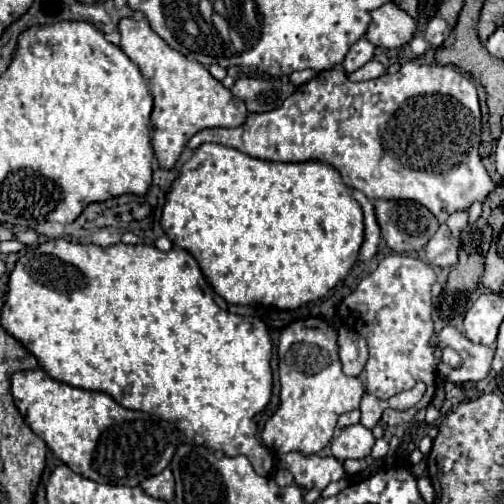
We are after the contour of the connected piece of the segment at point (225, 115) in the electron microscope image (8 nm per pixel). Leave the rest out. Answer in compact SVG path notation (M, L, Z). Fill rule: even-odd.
M124 17L118 23L122 51L140 67L154 97L150 115L152 147L160 167L172 169L188 139L202 129L210 127L240 127L246 121L246 105L234 97L220 81L216 81L204 65L174 51L158 37L146 19Z

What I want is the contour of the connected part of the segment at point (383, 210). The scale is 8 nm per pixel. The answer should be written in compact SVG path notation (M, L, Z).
M376 199L374 211L382 237L394 253L422 249L438 229L436 217L424 205L410 199Z

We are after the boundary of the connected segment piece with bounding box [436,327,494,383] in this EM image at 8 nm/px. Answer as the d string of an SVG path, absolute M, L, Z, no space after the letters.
M444 327L438 333L438 351L436 355L440 355L442 347L452 347L460 353L462 357L462 365L458 369L440 363L438 371L440 375L444 375L448 381L452 383L466 383L466 381L482 381L488 373L490 373L490 363L494 357L494 349L486 347L486 345L478 345L472 343L464 333L460 333L454 327Z

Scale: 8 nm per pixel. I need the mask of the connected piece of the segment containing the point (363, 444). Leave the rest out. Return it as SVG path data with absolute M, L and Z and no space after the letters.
M350 425L344 427L334 439L332 439L332 455L340 461L346 459L364 459L374 445L374 435L364 425Z

